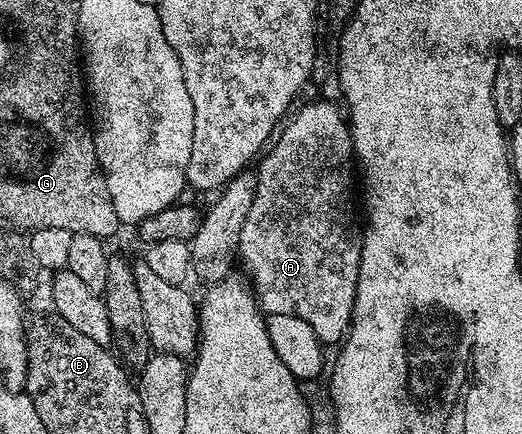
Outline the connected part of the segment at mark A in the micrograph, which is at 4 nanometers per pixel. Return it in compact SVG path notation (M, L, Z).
M317 100L314 104L305 104L301 109L299 108L288 117L287 123L280 129L279 135L272 141L271 147L260 157L259 163L256 165L257 185L251 202L251 210L247 210L247 218L243 222L243 228L237 239L239 264L240 267L241 264L245 267L246 274L244 273L244 275L251 281L251 287L256 295L257 303L261 306L262 313L295 314L295 318L303 318L303 322L307 322L307 326L311 326L311 330L315 330L315 334L321 339L322 345L342 343L349 331L349 324L353 321L363 235L360 227L353 228L353 176L355 180L353 136L349 132L349 121L346 113L340 107L337 109L335 105L328 104L325 100Z

